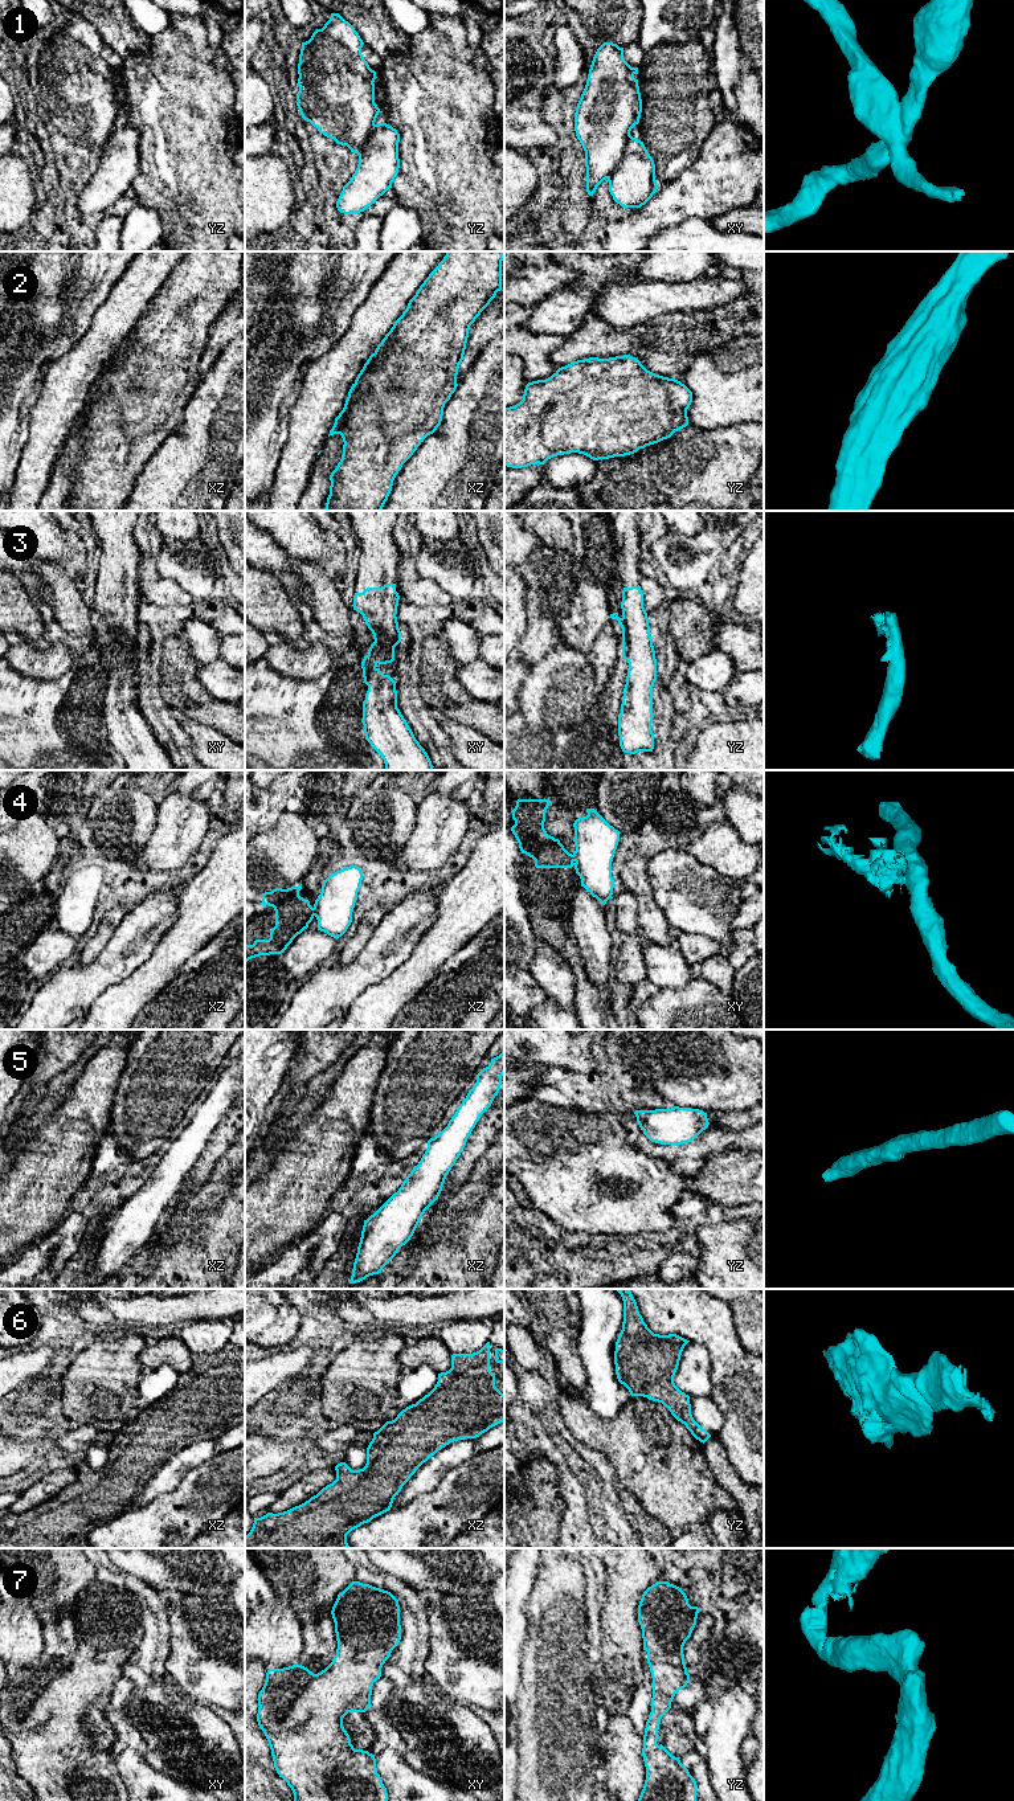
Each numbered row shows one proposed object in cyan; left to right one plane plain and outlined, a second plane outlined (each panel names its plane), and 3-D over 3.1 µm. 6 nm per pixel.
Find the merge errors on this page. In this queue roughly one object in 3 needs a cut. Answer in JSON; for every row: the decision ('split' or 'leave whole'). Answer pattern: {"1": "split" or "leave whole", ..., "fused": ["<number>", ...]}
{"1": "split", "2": "leave whole", "3": "split", "4": "split", "5": "leave whole", "6": "leave whole", "7": "leave whole", "fused": ["1", "3", "4"]}

